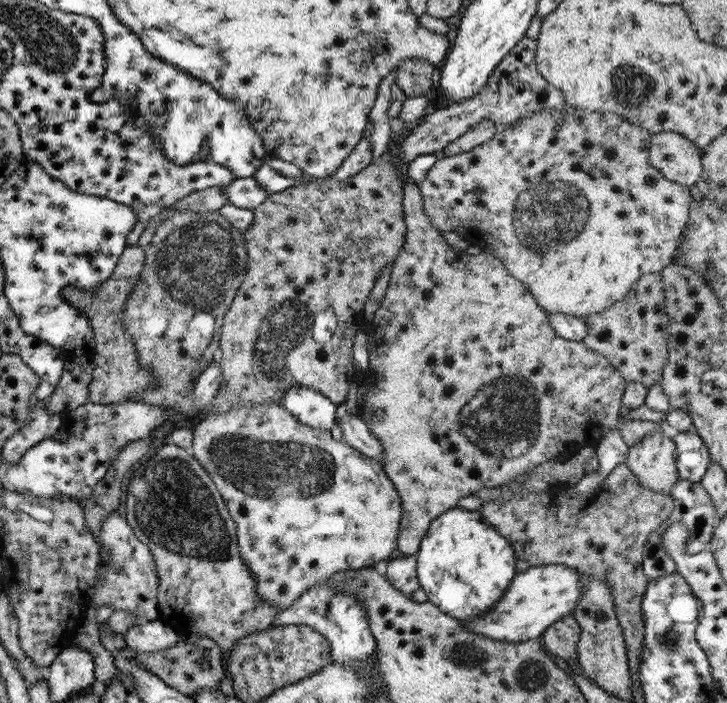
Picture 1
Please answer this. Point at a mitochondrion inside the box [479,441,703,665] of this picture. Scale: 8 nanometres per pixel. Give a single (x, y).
(670, 638)

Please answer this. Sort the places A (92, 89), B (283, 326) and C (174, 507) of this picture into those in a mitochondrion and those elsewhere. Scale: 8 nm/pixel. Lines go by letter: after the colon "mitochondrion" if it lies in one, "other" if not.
A: other
B: mitochondrion
C: mitochondrion

